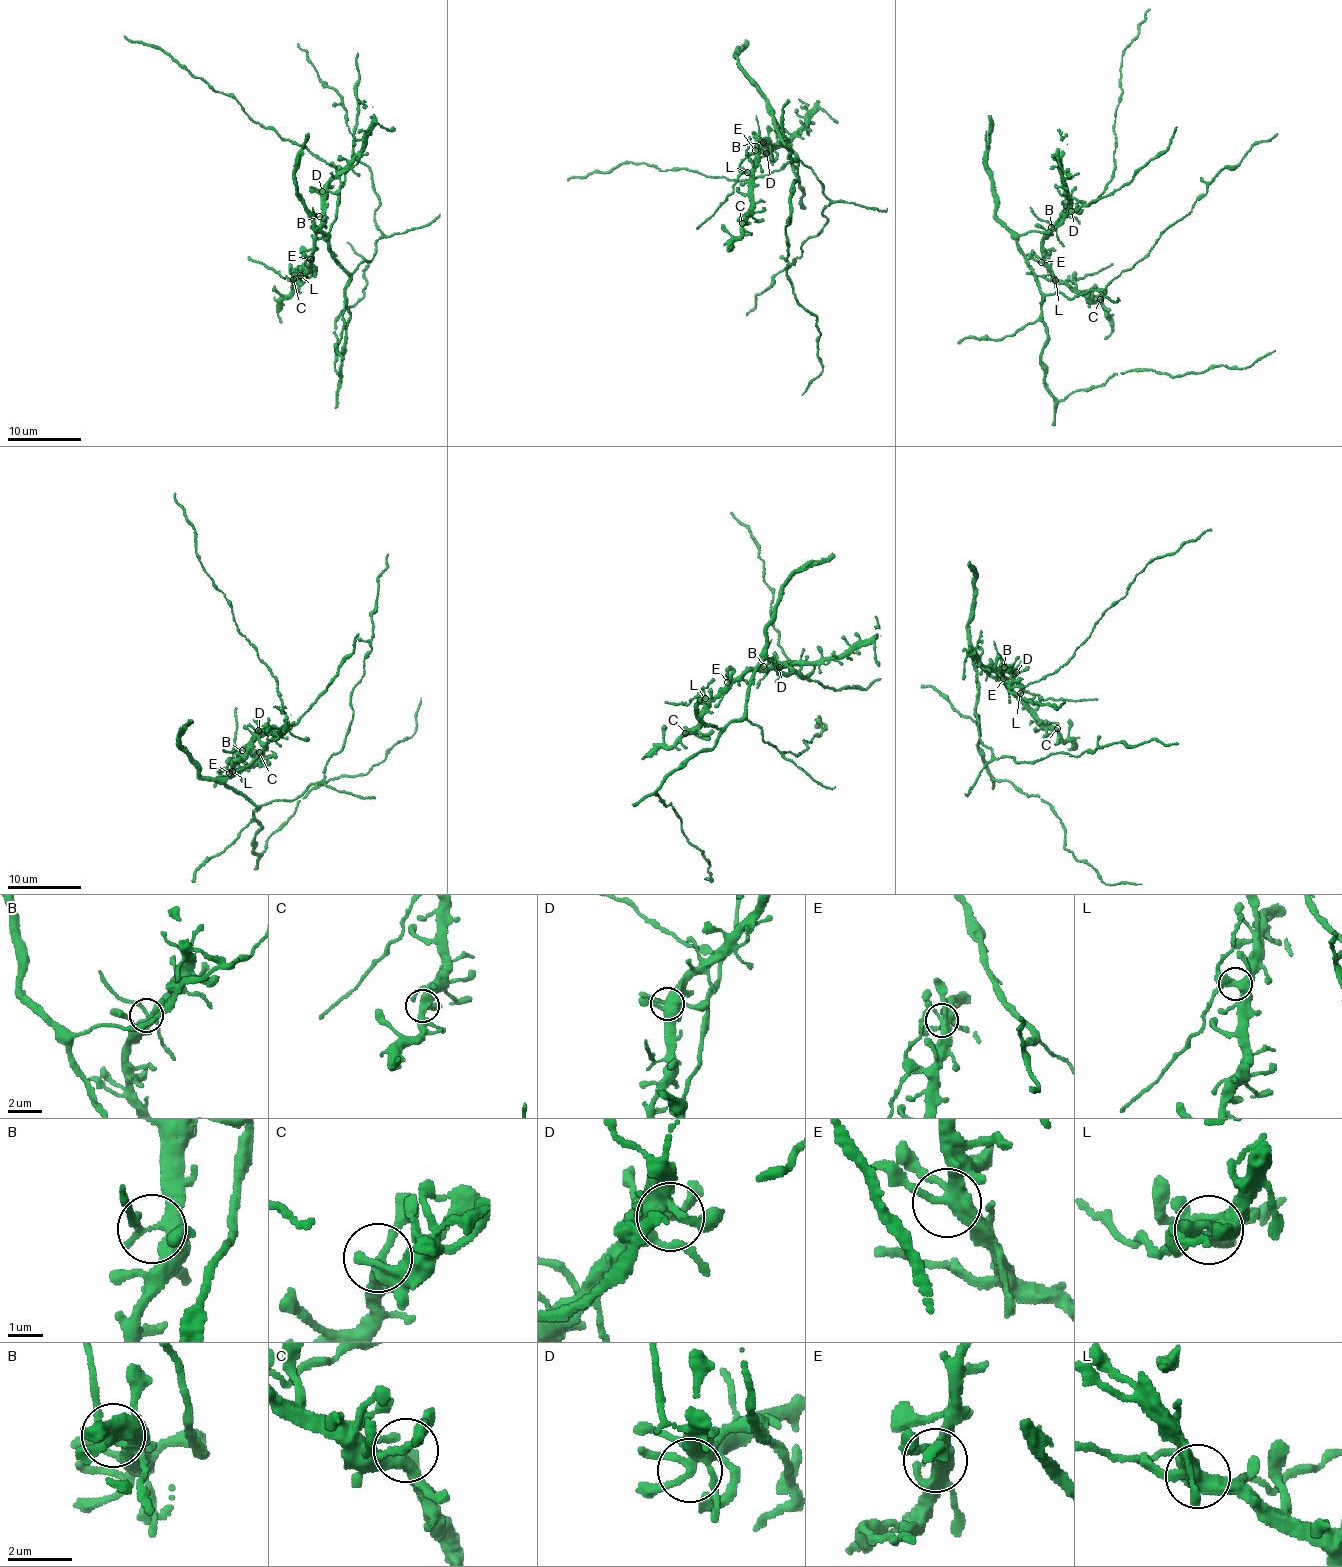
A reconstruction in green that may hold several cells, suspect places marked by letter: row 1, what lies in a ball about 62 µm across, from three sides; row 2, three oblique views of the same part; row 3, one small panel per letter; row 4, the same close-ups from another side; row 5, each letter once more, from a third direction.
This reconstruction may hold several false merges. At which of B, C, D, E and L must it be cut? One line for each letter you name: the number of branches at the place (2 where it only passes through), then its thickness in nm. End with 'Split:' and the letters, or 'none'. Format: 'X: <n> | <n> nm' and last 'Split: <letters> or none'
L: 4 | 400 nm
Split: L

